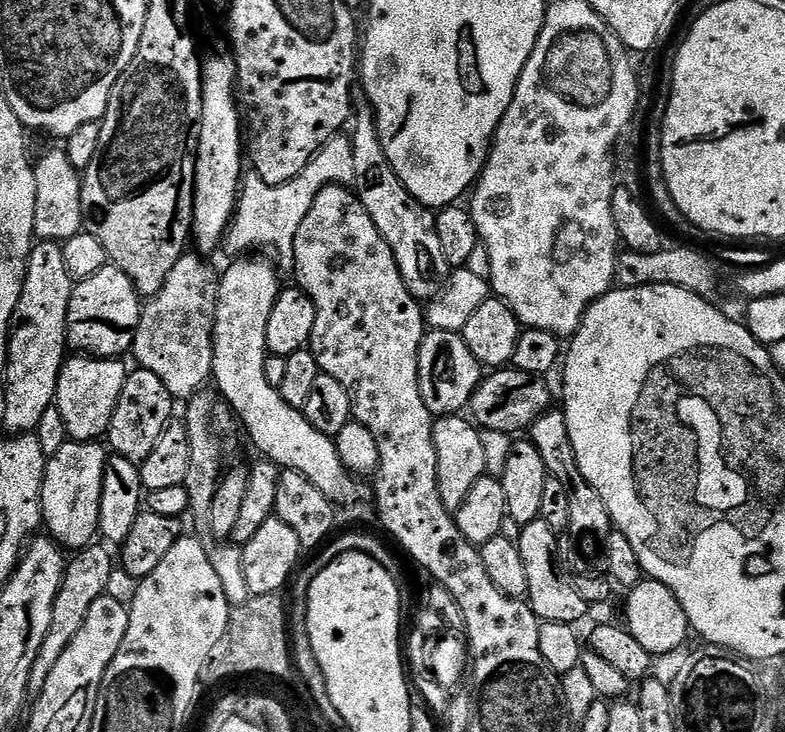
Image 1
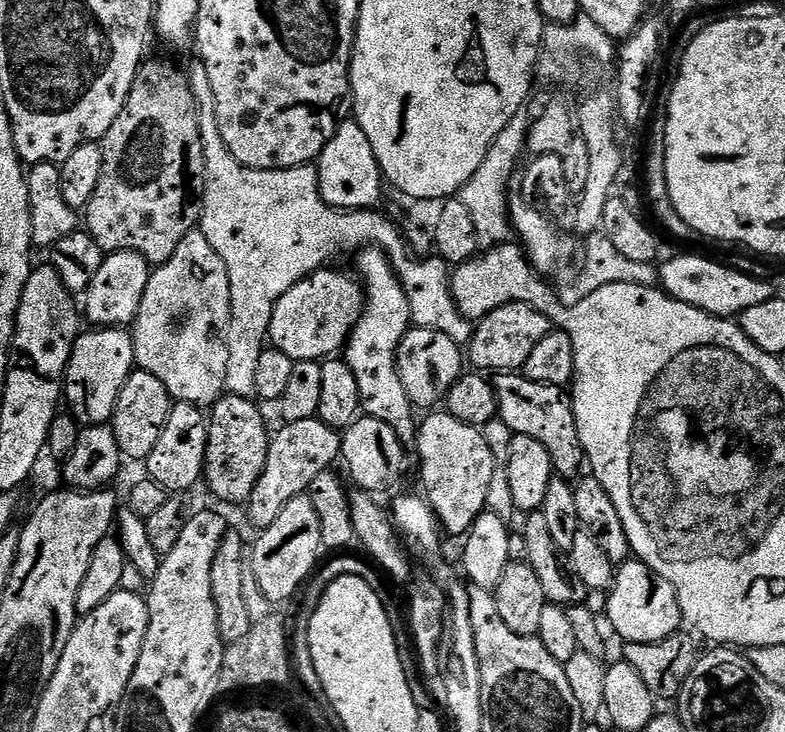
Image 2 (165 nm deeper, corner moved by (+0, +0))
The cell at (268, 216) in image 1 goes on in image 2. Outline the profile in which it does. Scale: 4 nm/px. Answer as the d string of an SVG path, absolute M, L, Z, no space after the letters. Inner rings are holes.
M199 58L193 59L193 64L186 68L186 75L194 94L196 109L200 111L200 133L204 147L204 209L200 215L198 231L204 235L206 242L210 242L210 246L214 246L218 258L226 262L226 274L230 278L226 389L231 395L249 398L256 396L254 377L258 358L265 350L274 306L282 298L282 294L286 294L298 281L304 280L312 272L321 271L331 256L336 256L339 252L352 254L365 246L381 248L388 256L400 285L406 291L412 324L415 327L438 330L456 344L467 345L474 328L453 300L451 271L443 259L437 256L413 256L405 235L402 232L400 234L395 222L387 220L380 210L343 211L332 208L320 196L319 174L315 167L277 168L275 172L267 172L239 164L230 154L230 150L226 150L222 134L218 134L214 90L210 86L210 74L206 74L206 66Z

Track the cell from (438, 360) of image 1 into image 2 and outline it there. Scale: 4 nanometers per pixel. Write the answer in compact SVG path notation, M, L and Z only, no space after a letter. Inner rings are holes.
M409 327L402 338L396 355L398 374L402 378L402 386L406 386L406 394L410 402L417 408L432 410L447 397L448 392L459 382L466 368L466 356L461 345L456 344L446 334L438 330Z

